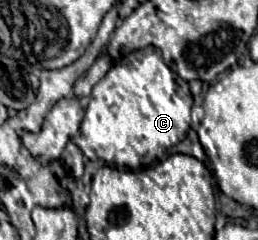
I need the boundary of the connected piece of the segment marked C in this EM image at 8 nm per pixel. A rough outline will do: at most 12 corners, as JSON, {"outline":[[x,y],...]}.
{"outline":[[157,47],[114,63],[72,141],[127,169],[185,139],[188,82]]}

